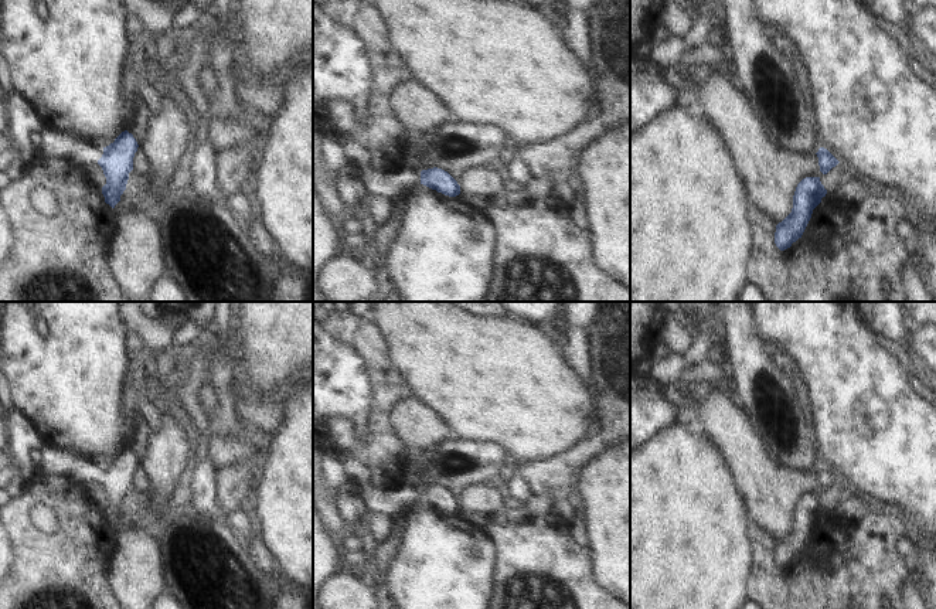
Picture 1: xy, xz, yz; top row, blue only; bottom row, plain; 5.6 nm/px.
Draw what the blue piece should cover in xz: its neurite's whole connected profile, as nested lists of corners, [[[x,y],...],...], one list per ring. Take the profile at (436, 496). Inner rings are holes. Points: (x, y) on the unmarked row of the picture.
[[[326,448],[324,455],[334,457],[344,465],[348,480],[355,484],[365,507],[374,513],[395,516],[419,501],[449,514],[460,511],[457,499],[442,486],[433,484],[422,487],[421,490],[405,484],[394,490],[377,489],[370,482],[368,467],[358,457],[331,448]]]

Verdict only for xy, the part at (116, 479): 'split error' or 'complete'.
split error

